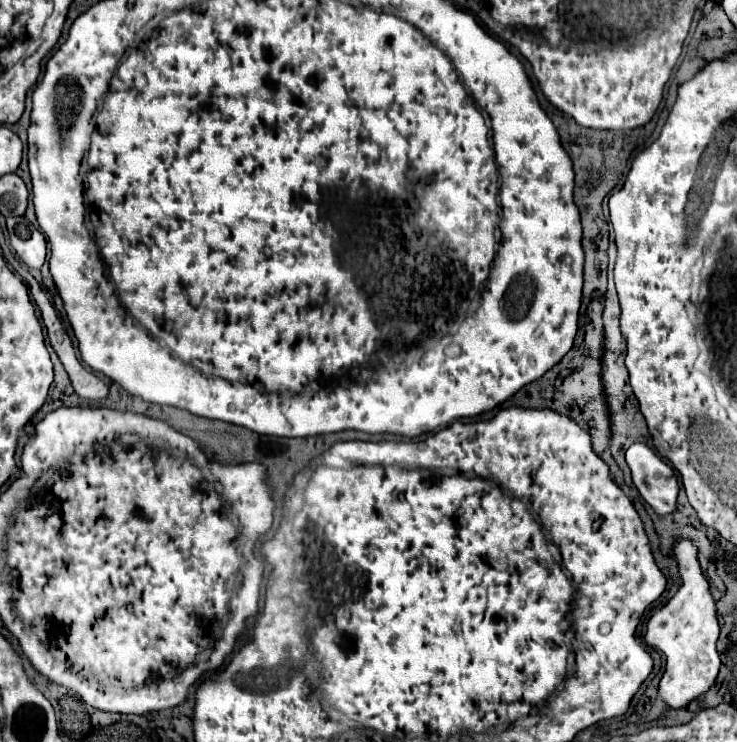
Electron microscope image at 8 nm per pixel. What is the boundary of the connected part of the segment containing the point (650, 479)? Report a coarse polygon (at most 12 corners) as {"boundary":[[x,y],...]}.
{"boundary":[[645,443],[627,463],[635,487],[655,515],[677,507],[677,475]]}

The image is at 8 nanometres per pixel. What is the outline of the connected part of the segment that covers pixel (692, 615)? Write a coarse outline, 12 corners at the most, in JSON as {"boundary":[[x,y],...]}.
{"boundary":[[671,545],[681,587],[647,623],[659,695],[685,707],[721,666],[717,607],[697,545]]}

